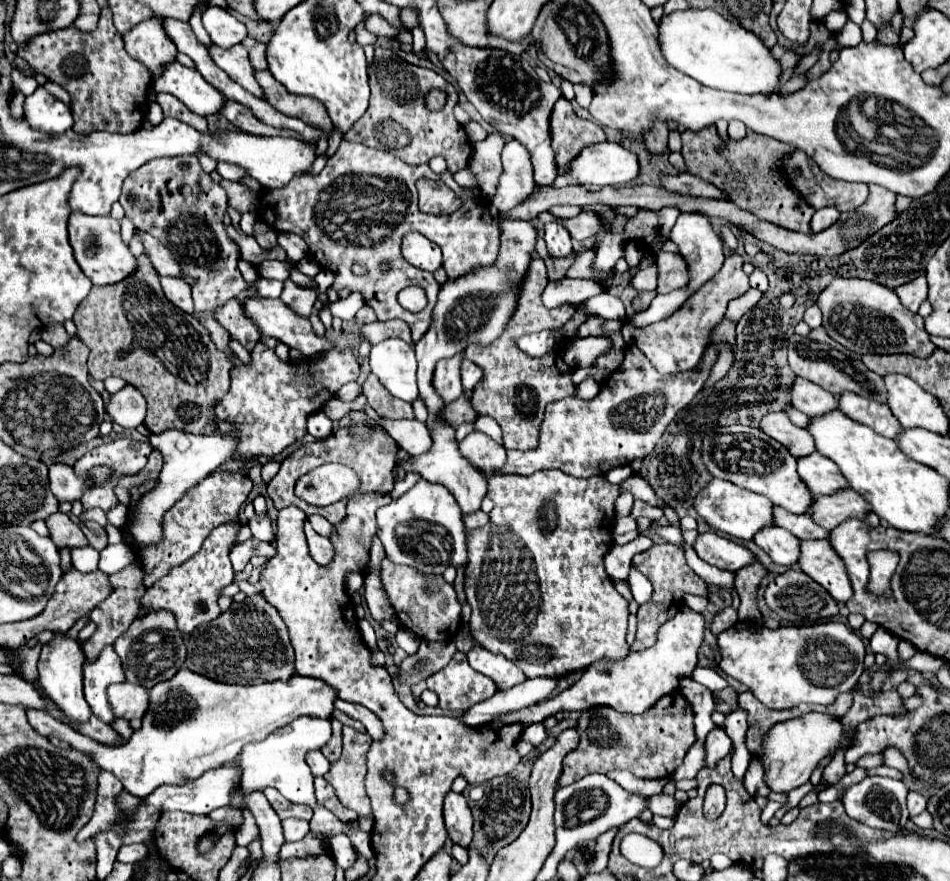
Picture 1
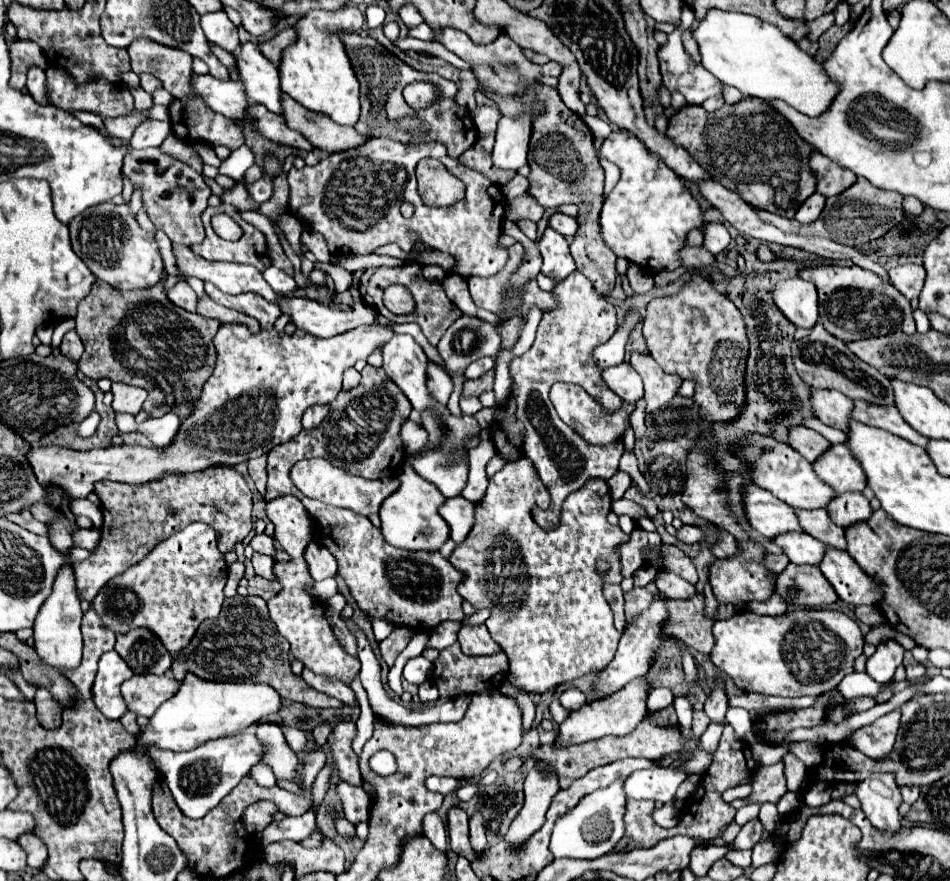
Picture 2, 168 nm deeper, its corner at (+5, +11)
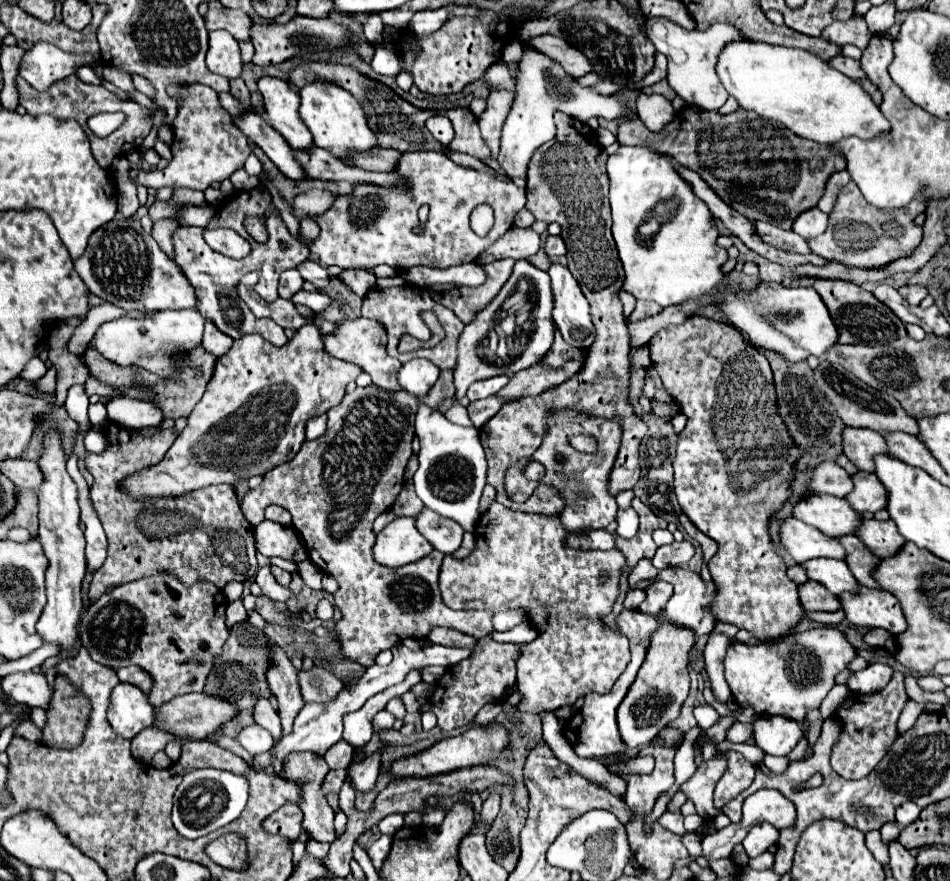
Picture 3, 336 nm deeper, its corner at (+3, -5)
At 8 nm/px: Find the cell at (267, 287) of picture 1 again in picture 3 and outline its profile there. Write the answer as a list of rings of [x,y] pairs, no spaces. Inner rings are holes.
[[[298,290],[298,292],[290,298],[290,302],[292,302],[292,304],[304,304],[304,306],[308,306],[308,308],[314,310],[314,312],[322,312],[332,300],[330,300],[326,294],[322,294],[322,292]]]

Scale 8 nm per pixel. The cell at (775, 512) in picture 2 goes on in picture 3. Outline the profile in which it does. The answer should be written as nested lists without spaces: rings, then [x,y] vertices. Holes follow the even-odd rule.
[[[786,518],[782,522],[780,544],[798,564],[820,556],[844,560],[842,546],[836,540],[824,536],[814,526],[808,526],[796,518]]]

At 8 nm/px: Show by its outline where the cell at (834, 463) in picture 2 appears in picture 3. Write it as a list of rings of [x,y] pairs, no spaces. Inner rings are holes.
[[[856,472],[852,474],[854,490],[846,496],[846,502],[860,514],[874,514],[886,506],[886,490],[878,484],[872,472]]]

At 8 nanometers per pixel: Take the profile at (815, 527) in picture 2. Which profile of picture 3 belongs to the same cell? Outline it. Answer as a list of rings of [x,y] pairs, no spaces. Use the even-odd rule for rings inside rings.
[[[838,536],[834,538],[842,544],[842,548],[846,550],[846,564],[850,568],[850,572],[854,574],[854,578],[860,582],[860,584],[866,584],[866,586],[876,586],[874,580],[870,580],[870,572],[874,570],[874,564],[878,562],[878,558],[868,552],[866,546],[860,544],[860,540],[856,536]]]

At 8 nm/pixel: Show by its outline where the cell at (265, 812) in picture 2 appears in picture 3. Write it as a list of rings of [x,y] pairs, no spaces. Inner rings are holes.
[[[286,804],[270,814],[270,818],[262,822],[262,828],[268,834],[280,834],[294,840],[302,832],[302,810],[294,804]]]

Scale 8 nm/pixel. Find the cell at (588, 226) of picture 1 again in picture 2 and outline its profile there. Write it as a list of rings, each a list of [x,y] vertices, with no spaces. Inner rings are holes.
[[[556,212],[552,218],[550,218],[548,226],[550,226],[552,230],[560,232],[564,238],[574,236],[574,234],[576,234],[576,230],[578,230],[578,222],[576,222],[576,218],[566,216],[566,214],[558,214],[558,212]]]

